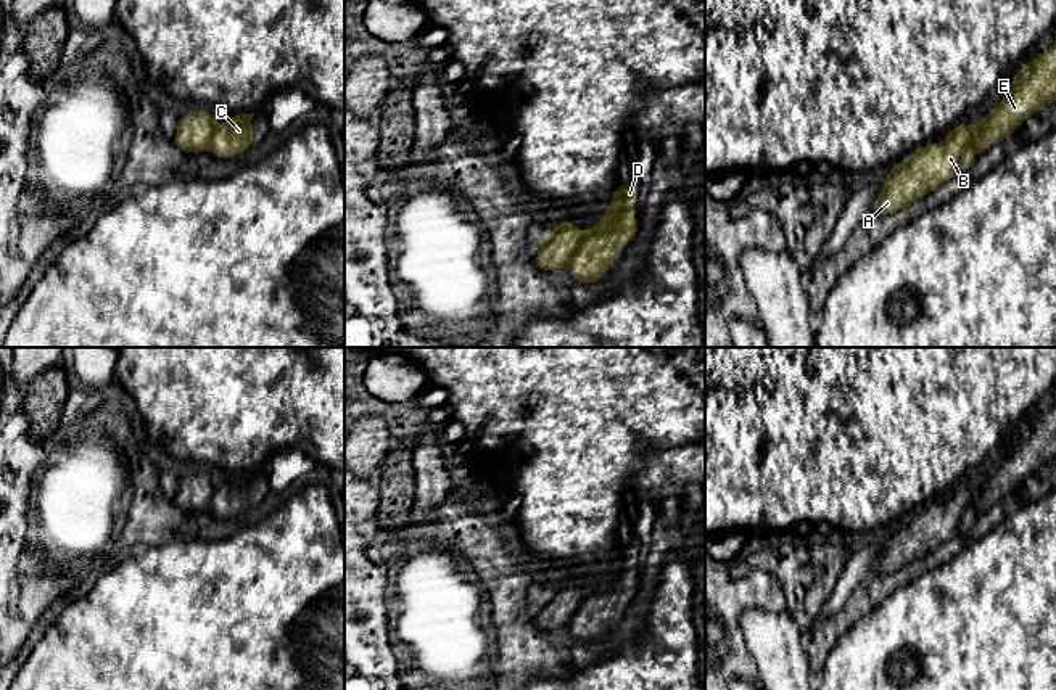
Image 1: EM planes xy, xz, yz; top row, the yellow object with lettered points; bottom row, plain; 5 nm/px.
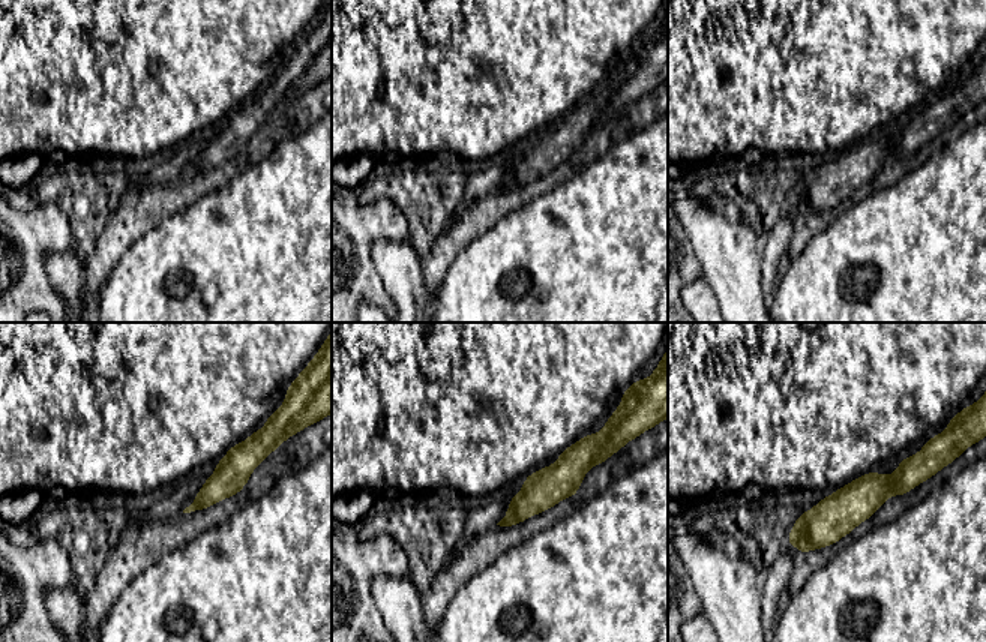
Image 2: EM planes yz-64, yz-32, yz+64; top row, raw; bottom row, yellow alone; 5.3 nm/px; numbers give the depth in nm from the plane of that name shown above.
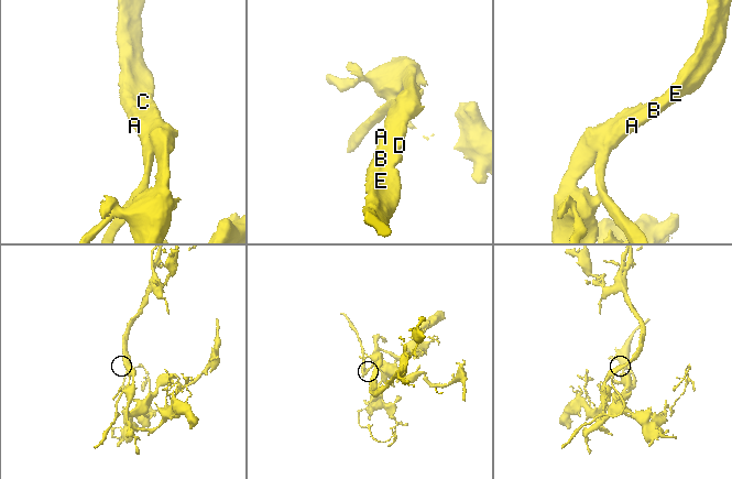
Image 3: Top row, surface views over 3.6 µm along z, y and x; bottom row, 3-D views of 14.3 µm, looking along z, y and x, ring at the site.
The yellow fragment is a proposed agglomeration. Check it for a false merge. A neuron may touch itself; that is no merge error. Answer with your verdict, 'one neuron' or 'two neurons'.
two neurons

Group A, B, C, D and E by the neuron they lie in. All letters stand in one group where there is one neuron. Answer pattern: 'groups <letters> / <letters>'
groups A B / C D E

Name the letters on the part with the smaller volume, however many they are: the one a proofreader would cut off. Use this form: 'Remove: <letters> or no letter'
Remove: A, B

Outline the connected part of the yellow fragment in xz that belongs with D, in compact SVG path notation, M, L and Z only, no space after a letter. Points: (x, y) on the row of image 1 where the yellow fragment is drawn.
M637 182L618 185L617 198L608 201L605 216L584 235L583 243L568 262L578 283L599 283L602 272L610 270L620 244L629 244L637 236L631 201L639 191Z

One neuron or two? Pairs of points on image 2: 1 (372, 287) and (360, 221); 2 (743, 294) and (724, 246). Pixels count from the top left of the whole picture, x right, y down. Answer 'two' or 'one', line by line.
1: one
2: one

